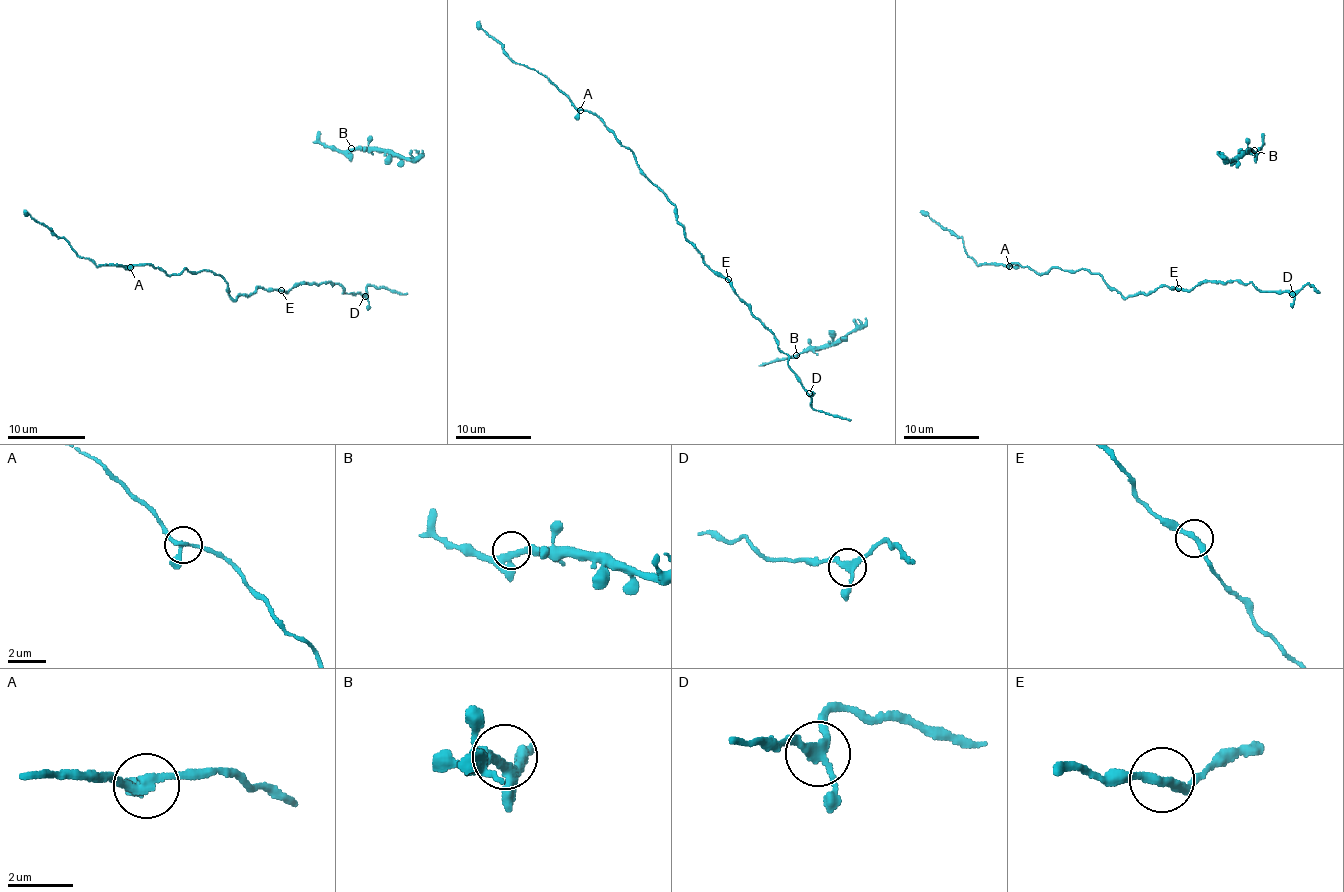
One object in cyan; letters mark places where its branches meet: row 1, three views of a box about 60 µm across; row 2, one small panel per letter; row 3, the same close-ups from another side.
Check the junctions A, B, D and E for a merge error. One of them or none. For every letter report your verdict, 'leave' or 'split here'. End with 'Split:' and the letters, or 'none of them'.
A: leave
B: leave
D: leave
E: leave
Split: none of them

